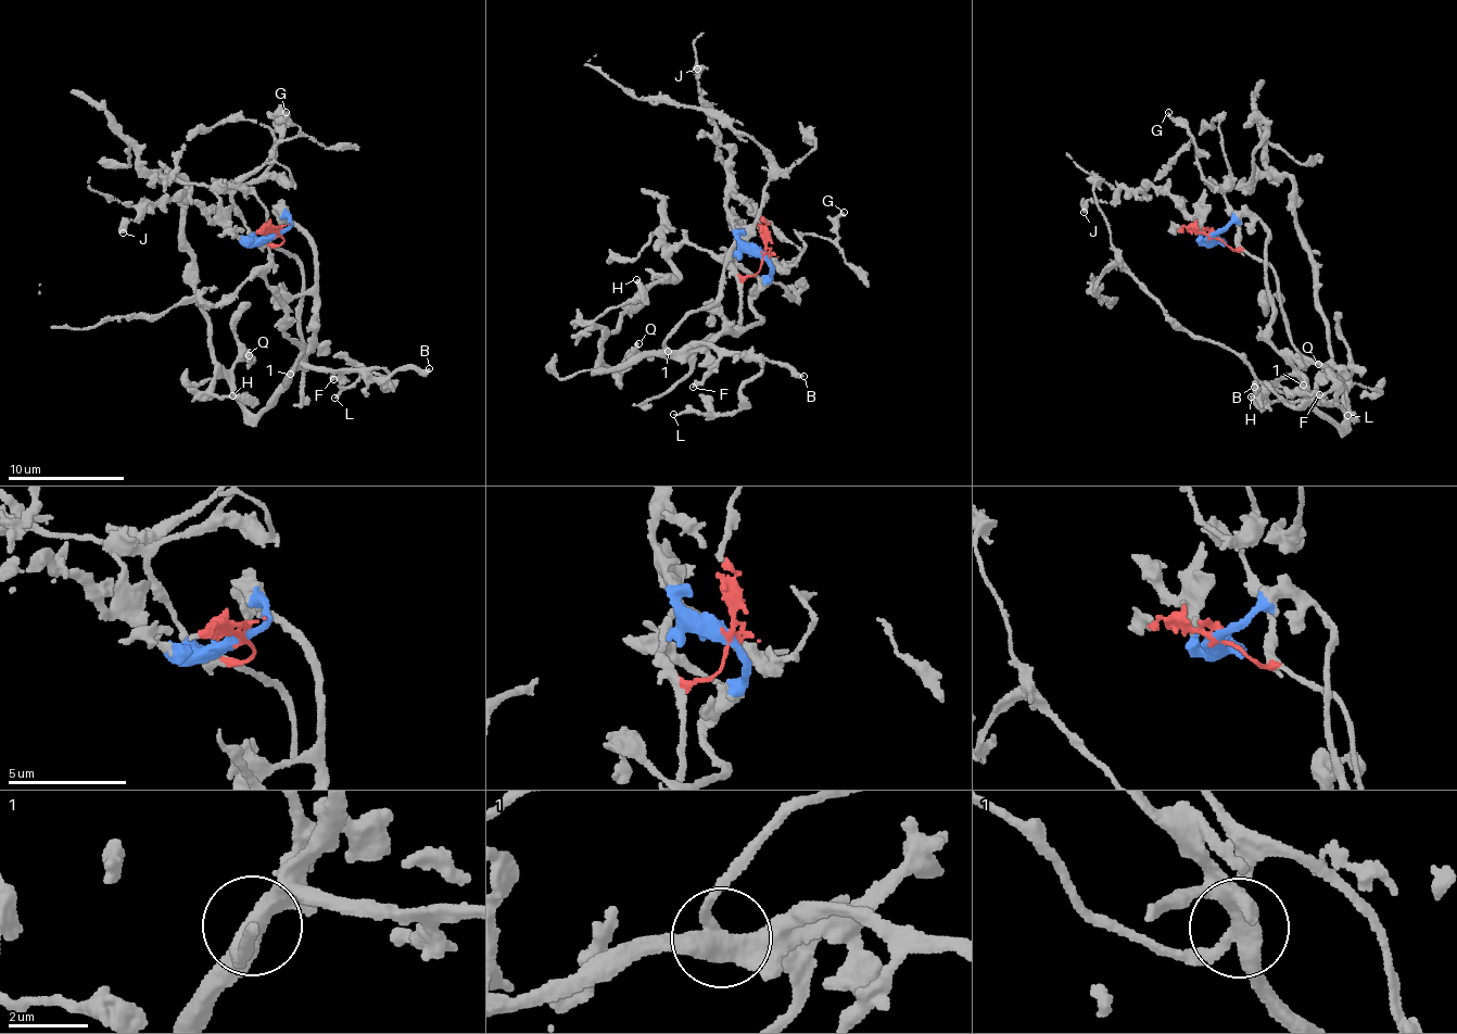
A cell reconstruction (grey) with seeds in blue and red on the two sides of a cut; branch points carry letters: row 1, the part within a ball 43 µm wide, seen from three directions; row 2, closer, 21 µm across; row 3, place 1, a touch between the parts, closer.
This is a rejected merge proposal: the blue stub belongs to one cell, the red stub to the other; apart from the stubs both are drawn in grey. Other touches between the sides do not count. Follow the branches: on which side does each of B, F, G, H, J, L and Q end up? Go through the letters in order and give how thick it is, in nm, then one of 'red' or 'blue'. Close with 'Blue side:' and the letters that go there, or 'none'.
B: 360 nm thick; blue
F: 320 nm thick; blue
G: 170 nm thick; red
H: 360 nm thick; blue
J: 440 nm thick; red
L: 160 nm thick; blue
Q: 360 nm thick; blue
Blue side: B, F, H, L, Q

